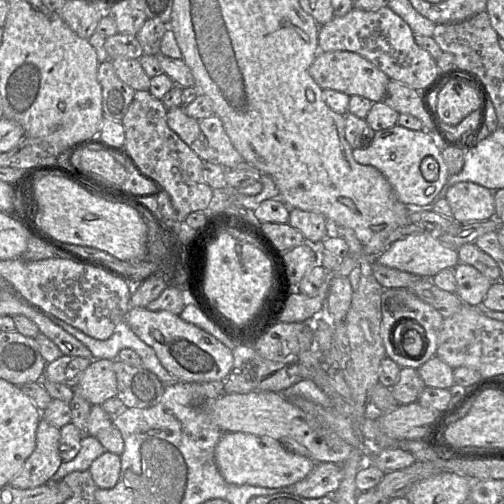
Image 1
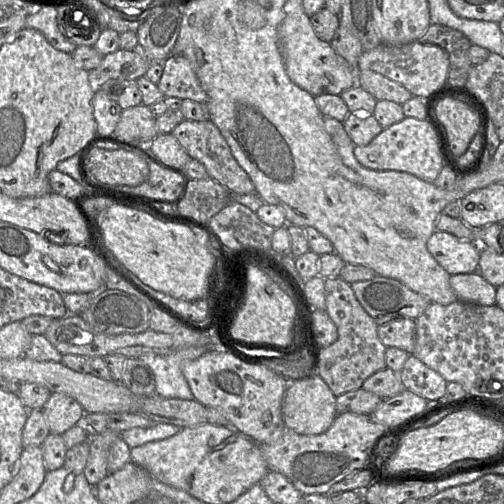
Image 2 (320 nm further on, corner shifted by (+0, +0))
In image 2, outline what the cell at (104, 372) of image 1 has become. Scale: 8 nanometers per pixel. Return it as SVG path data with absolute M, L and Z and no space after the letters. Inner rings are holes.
M52 393L42 412L50 433L58 435L77 424L82 424L86 414L79 402L64 393Z

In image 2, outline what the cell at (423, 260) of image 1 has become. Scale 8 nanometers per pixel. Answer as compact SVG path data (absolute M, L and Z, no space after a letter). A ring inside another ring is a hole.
M436 230L427 241L427 249L450 275L478 271L480 245L475 240L462 240L448 232Z

